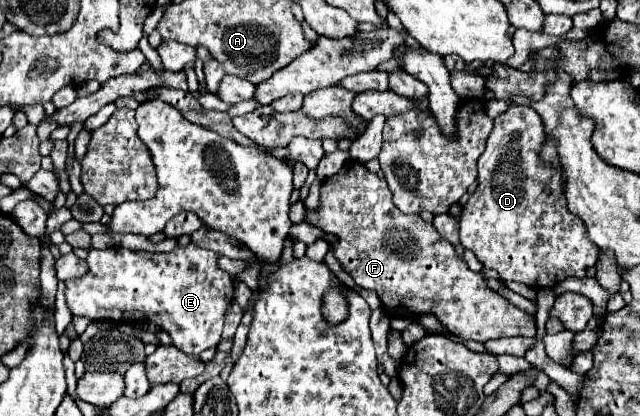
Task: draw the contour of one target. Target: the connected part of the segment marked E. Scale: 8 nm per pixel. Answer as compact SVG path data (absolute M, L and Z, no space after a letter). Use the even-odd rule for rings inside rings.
M193 241L185 247L175 247L169 253L147 253L147 251L131 251L125 247L107 247L107 249L91 249L87 257L89 273L81 279L67 281L65 299L73 315L85 315L91 321L105 319L105 321L151 321L157 327L165 329L177 349L187 355L199 355L209 347L217 347L221 341L225 311L233 301L233 287L235 281L229 277L227 271L219 267L217 253L209 249L201 249L193 245Z

